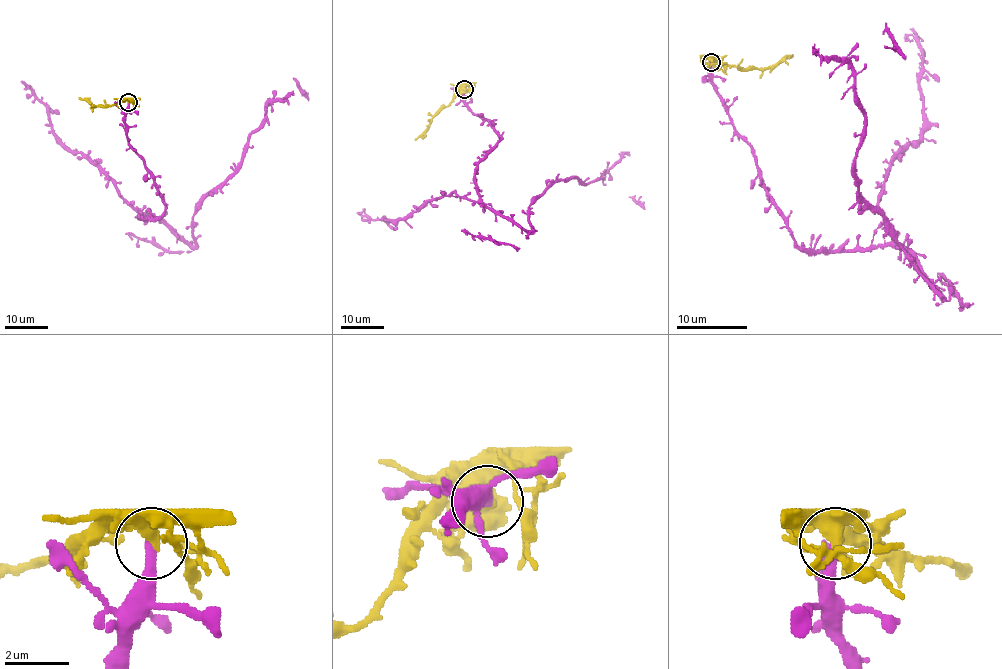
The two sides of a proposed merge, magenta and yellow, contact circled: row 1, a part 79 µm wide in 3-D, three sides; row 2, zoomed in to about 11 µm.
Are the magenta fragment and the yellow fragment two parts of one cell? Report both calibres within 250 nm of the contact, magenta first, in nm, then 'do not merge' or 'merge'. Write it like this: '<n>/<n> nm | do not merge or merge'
320/550 nm | do not merge

